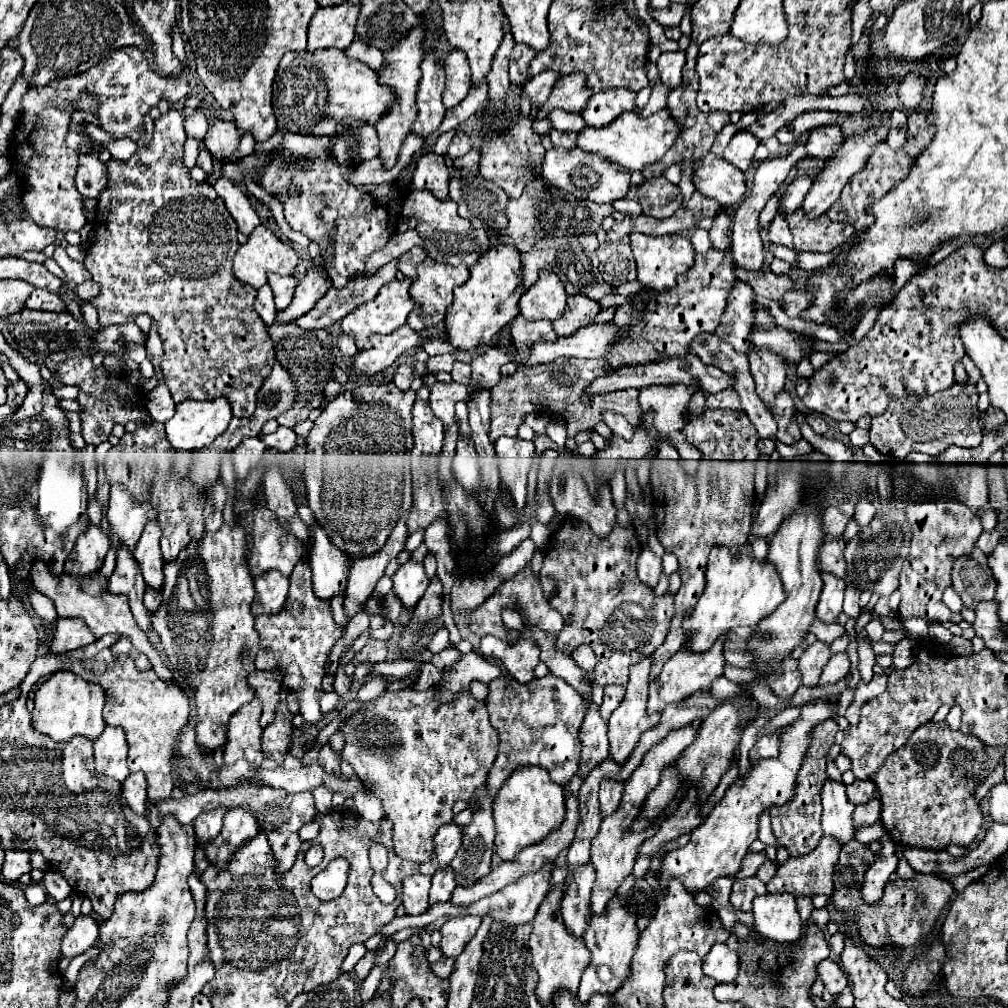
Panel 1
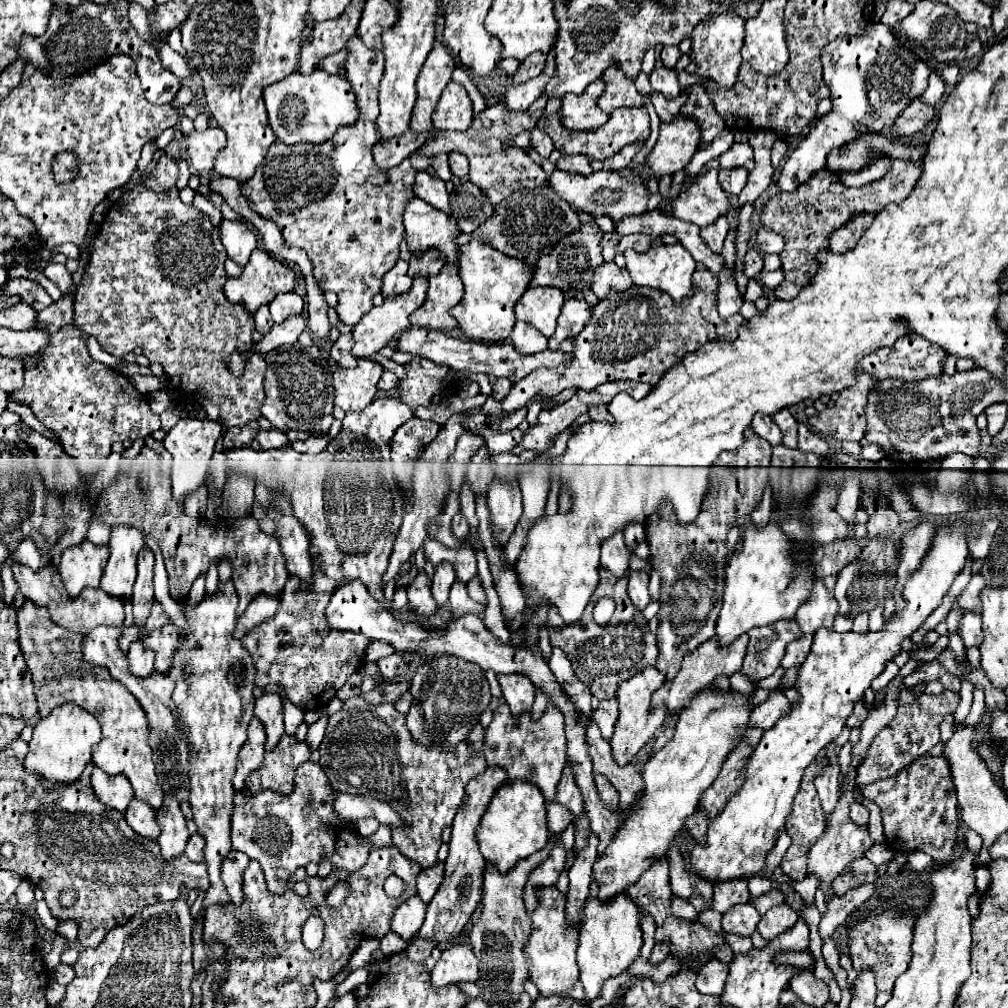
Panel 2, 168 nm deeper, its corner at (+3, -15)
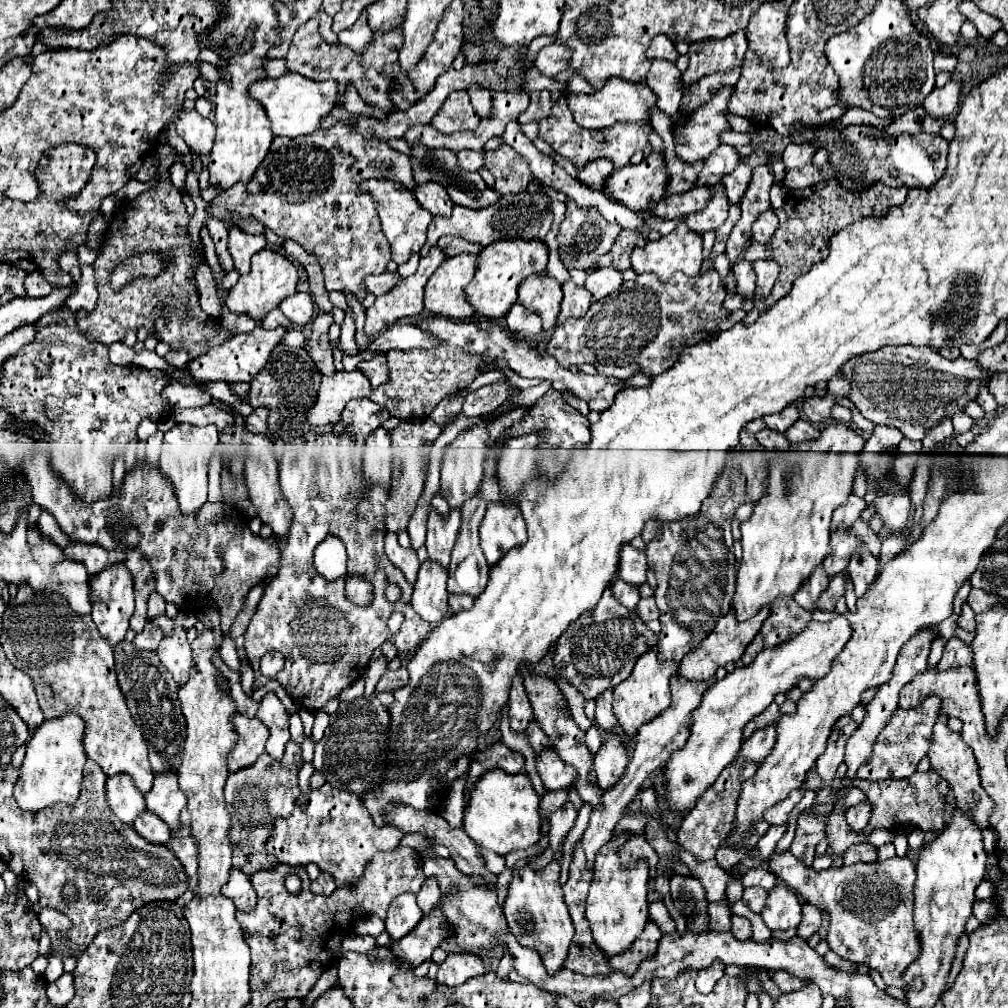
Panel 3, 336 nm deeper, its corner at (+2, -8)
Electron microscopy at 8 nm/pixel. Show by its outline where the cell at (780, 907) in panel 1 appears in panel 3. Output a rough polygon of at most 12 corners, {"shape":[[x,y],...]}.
{"shape":[[791,888],[769,892],[761,918],[769,930],[797,928],[801,904]]}

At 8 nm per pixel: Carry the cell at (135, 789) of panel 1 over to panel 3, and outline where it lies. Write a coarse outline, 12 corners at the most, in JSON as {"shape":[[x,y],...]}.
{"shape":[[145,810],[133,822],[139,836],[167,844],[169,828],[159,816]]}

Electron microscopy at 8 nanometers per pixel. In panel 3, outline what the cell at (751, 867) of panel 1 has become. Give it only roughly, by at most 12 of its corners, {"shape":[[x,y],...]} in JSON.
{"shape":[[741,878],[727,884],[727,900],[733,904],[741,900]]}

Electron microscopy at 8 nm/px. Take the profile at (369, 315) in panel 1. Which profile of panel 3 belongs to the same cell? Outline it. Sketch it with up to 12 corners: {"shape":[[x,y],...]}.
{"shape":[[433,246],[413,276],[367,308],[363,328],[377,336],[423,310],[423,288],[445,260]]}

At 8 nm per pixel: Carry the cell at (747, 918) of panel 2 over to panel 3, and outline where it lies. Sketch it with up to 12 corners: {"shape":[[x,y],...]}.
{"shape":[[731,916],[731,934],[751,938],[751,924],[743,916]]}

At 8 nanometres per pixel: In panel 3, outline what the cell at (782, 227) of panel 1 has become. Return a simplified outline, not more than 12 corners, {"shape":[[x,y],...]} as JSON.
{"shape":[[773,210],[753,224],[753,240],[769,244],[777,230]]}

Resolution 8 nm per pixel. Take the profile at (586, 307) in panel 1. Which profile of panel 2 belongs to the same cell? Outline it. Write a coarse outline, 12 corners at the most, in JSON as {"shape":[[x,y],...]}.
{"shape":[[566,299],[548,349],[578,335],[590,319],[590,303]]}

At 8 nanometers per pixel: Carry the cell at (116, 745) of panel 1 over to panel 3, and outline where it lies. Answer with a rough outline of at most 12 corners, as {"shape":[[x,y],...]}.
{"shape":[[109,776],[105,796],[113,814],[133,824],[145,810],[129,776]]}

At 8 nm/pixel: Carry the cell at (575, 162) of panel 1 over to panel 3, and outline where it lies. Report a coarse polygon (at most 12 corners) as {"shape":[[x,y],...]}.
{"shape":[[663,154],[615,170],[603,194],[649,212],[669,174]]}

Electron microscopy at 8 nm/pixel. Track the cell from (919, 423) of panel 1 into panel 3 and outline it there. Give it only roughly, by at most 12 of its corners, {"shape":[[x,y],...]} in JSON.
{"shape":[[885,346],[841,368],[849,400],[909,440],[977,400],[989,372]]}

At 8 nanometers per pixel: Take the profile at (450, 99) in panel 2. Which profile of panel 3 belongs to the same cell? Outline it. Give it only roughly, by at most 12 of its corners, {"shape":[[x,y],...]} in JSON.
{"shape":[[467,90],[451,92],[431,124],[443,134],[475,130]]}

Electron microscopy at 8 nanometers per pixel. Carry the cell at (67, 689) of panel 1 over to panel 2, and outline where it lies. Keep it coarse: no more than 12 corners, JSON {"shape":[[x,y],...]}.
{"shape":[[64,703],[34,727],[26,771],[46,791],[80,779],[100,723]]}

